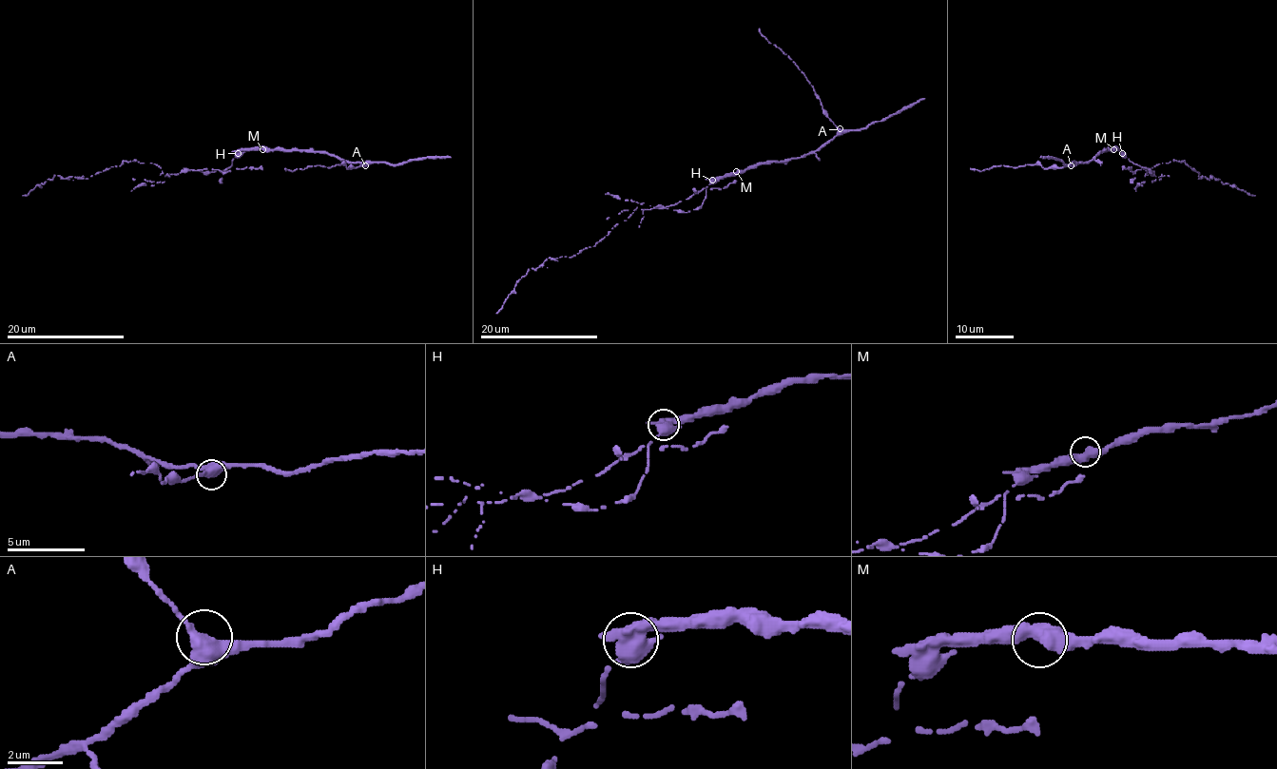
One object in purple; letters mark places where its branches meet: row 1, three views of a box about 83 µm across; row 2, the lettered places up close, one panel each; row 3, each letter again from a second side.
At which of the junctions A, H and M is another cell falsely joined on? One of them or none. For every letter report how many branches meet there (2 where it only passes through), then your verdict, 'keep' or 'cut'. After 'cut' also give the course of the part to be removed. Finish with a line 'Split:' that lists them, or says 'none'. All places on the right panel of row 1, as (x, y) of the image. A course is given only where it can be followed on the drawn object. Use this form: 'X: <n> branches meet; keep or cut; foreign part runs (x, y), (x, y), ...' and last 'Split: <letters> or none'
A: 2 branches meet; keep
H: 2 branches meet; cut; foreign part runs (1122, 152), (1154, 171), (1147, 170), (1151, 176), (1151, 167), (1184, 161), (1199, 179), (1210, 176), (1254, 195)
M: 2 branches meet; keep
Split: H

